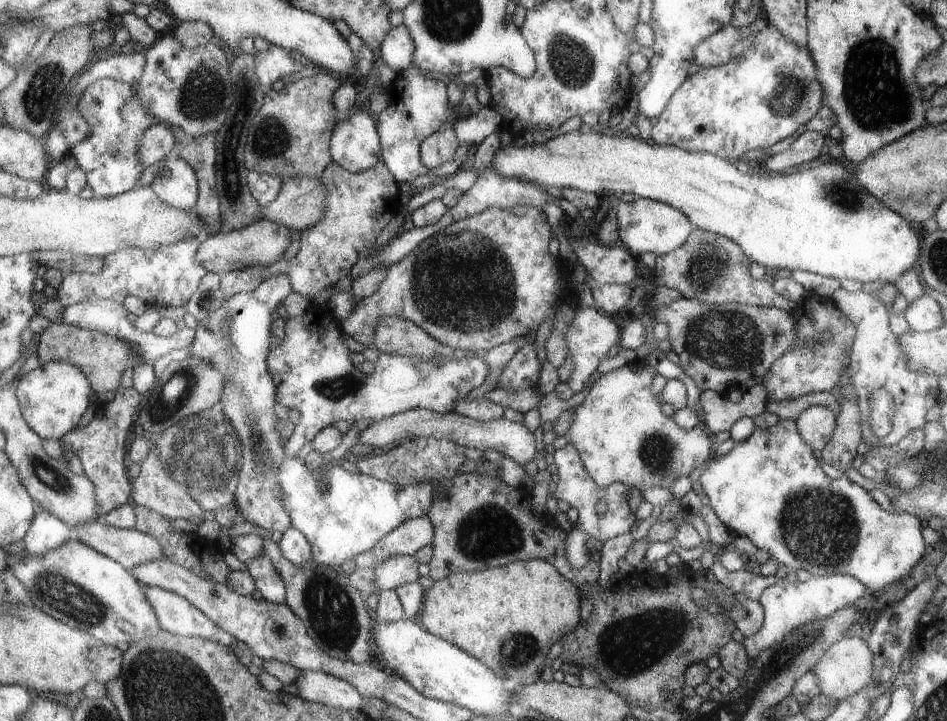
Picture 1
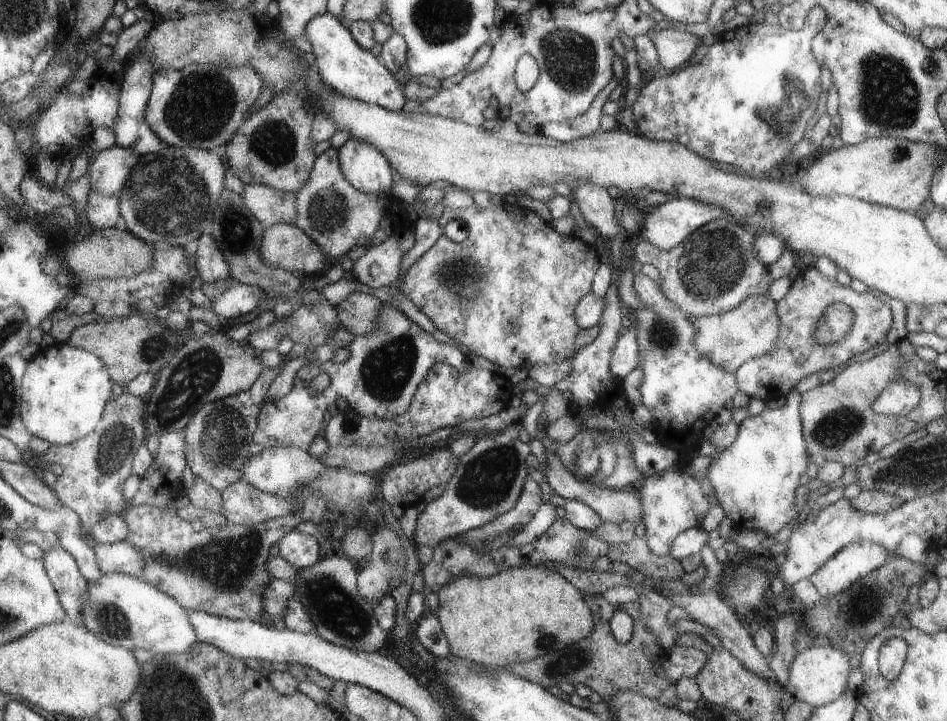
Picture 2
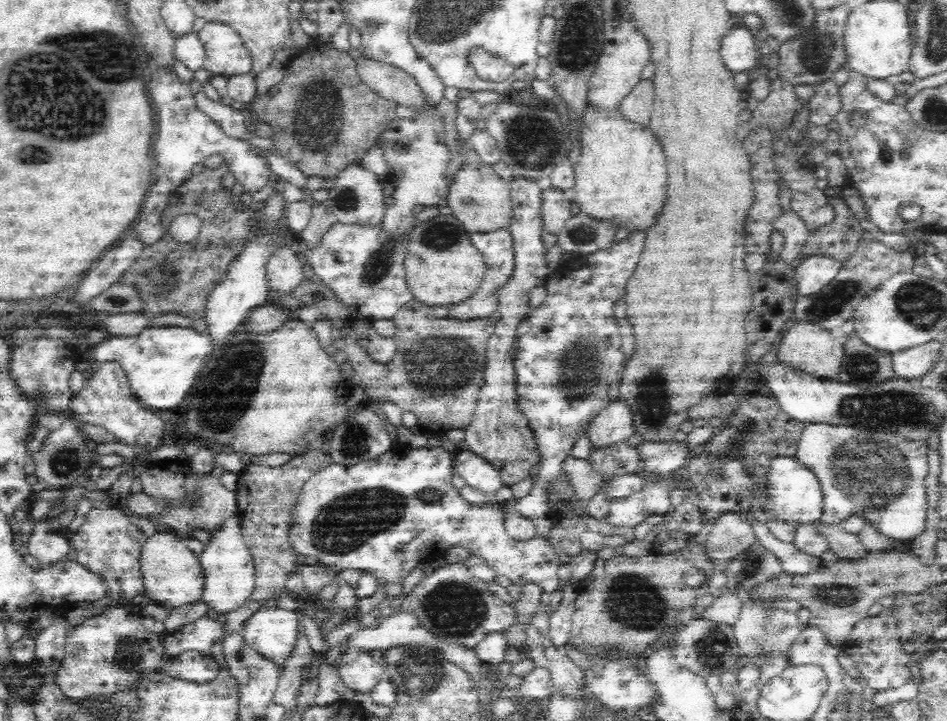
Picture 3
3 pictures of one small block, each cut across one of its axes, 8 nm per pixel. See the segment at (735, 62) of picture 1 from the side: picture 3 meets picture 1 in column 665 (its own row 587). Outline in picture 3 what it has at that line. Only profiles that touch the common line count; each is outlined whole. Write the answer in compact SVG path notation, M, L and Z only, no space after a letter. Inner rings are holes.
M110 502L108 506L107 510L91 508L69 544L76 551L75 562L90 569L92 573L98 573L106 581L106 597L130 600L145 594L141 575L141 550L148 537L139 526L131 523L125 512L118 510Z

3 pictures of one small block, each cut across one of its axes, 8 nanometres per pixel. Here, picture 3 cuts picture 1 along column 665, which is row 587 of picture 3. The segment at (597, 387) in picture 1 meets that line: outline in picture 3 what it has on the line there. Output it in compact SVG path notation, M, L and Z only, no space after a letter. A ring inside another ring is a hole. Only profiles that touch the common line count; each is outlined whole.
M448 563L422 577L411 592L386 610L386 614L390 612L411 612L419 625L436 638L467 649L474 649L486 635L518 624L514 605L502 602L489 589L489 583L474 577L463 563Z

